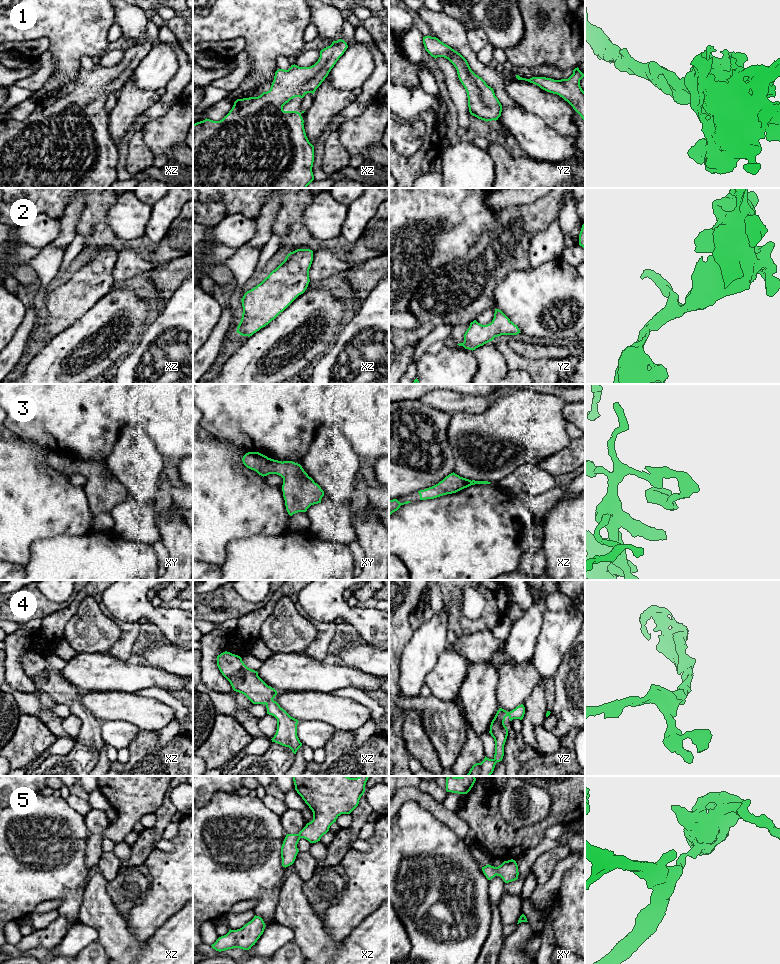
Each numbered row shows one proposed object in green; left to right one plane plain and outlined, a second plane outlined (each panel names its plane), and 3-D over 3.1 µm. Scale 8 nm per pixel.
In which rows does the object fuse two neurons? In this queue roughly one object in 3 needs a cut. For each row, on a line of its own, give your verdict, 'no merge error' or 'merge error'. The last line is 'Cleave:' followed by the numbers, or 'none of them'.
1: no merge error
2: no merge error
3: merge error
4: no merge error
5: no merge error
Cleave: 3

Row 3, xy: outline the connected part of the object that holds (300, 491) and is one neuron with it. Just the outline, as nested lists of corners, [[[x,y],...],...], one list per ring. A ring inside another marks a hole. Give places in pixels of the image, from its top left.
[[[277,460],[275,474],[283,478],[283,497],[290,516],[306,512],[311,505],[321,503],[324,491],[300,464]]]

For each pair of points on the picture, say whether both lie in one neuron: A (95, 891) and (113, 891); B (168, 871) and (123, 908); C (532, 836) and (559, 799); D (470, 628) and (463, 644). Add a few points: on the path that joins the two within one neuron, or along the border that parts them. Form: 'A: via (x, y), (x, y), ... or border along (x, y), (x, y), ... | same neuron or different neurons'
A: border along (106, 882), (106, 891), (111, 898) | different neurons
B: border along (131, 908), (123, 917) | different neurons
C: via (541, 828), (559, 808) | same neuron
D: border along (490, 629), (457, 637) | different neurons

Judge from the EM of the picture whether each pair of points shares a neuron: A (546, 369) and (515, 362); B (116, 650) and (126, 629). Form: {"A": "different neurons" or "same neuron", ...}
{"A": "same neuron", "B": "same neuron"}

